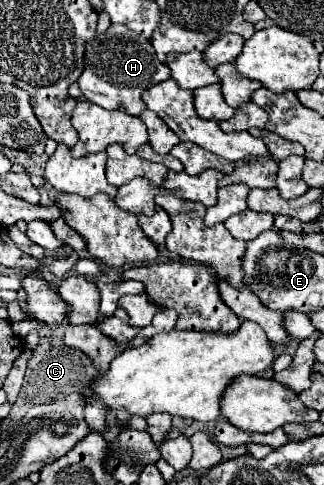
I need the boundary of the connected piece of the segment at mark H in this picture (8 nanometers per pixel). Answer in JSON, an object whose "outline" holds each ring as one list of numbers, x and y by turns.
{"outline":[[112,24,106,32,96,34,90,42,86,42,84,64,84,72,78,78,82,96,106,110,124,108,132,116,146,110,146,104,142,104,142,92,170,78,170,70,156,58,150,40,132,32,124,24]]}

